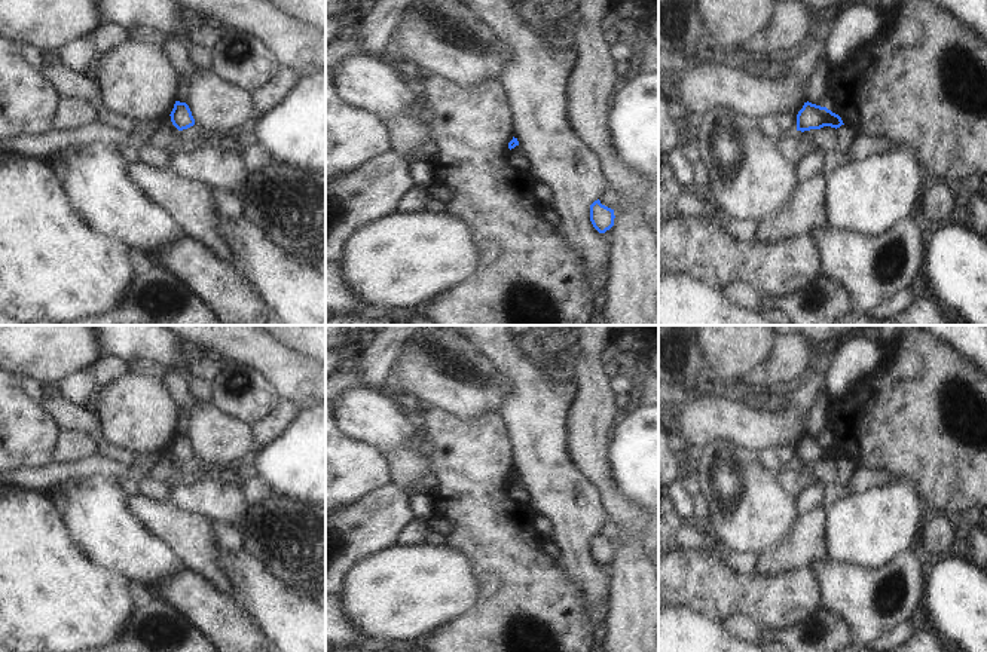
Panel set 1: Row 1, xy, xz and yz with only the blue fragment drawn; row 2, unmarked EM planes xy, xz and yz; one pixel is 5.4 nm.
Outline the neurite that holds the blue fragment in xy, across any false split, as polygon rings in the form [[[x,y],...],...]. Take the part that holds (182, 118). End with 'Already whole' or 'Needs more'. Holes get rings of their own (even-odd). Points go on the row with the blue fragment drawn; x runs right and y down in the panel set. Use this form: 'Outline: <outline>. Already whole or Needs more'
Outline: [[[175,101],[174,108],[169,116],[171,116],[172,125],[178,131],[187,129],[195,125],[195,119],[186,102]]]. Already whole.

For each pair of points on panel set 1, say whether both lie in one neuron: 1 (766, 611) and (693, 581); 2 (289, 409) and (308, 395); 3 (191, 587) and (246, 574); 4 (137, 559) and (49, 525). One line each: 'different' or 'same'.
1: same
2: different
3: different
4: different

